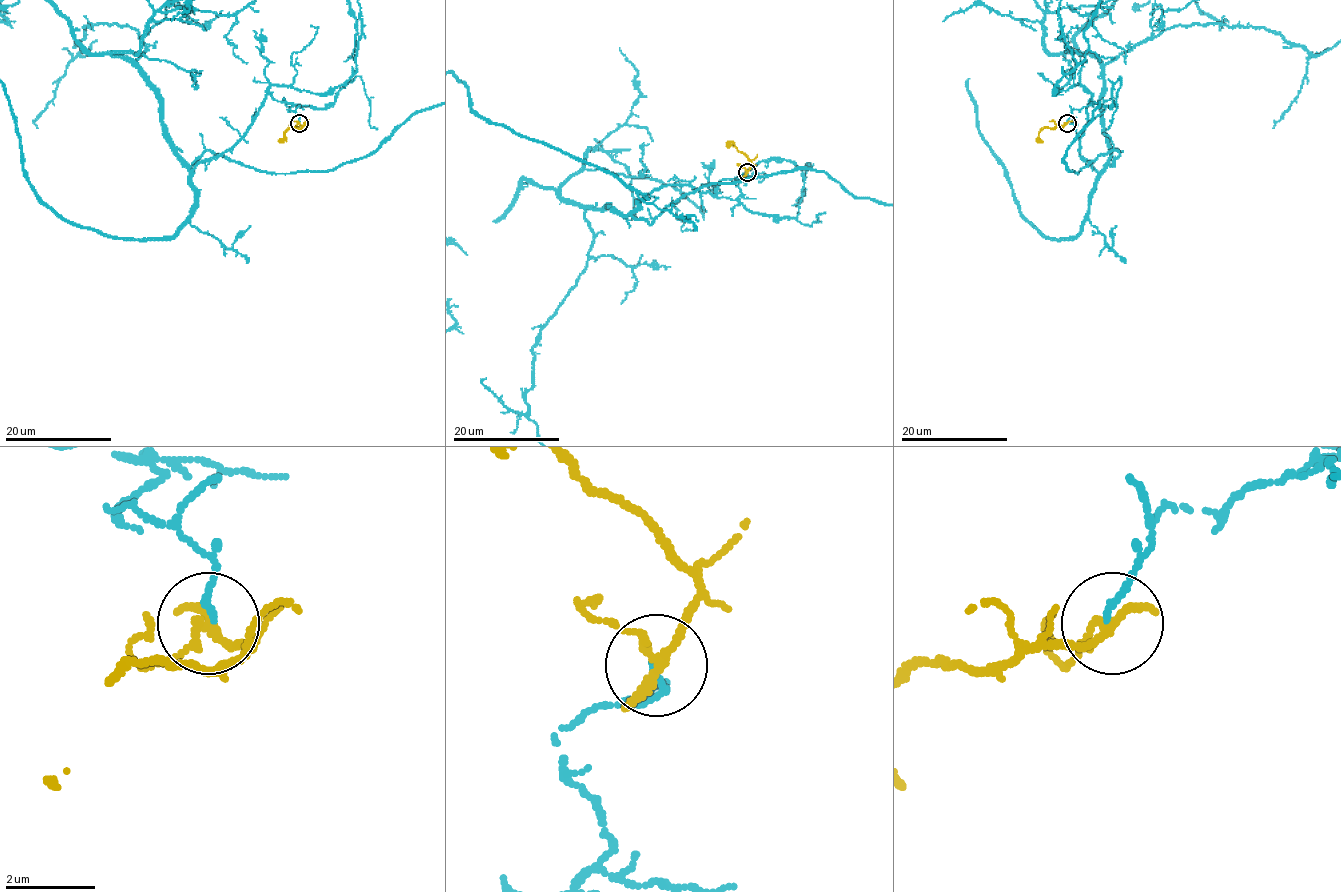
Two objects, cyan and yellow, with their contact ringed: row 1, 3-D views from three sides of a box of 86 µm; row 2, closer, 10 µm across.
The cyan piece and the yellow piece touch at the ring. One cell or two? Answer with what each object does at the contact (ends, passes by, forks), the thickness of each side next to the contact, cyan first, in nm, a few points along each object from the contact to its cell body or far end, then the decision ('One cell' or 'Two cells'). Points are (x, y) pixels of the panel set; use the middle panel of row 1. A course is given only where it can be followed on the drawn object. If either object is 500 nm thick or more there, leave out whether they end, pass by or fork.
At the ring cyan ends. At the ring yellow forks. Thickness 120 nm (cyan) against 160 nm. Course of yellow: (746, 172), (752, 162), (732, 144), (728, 148). Two cells

